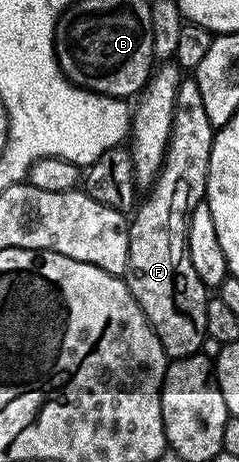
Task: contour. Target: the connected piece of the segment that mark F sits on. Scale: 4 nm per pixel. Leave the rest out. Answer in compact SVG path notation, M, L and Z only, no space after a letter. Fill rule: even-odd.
M183 78L176 93L172 133L162 168L158 170L153 187L149 188L147 195L150 196L147 199L145 196L137 208L138 220L130 223L126 285L171 360L199 354L208 339L208 289L200 277L196 277L196 269L192 269L186 229L194 206L206 197L215 130L212 121L208 121L197 78Z

